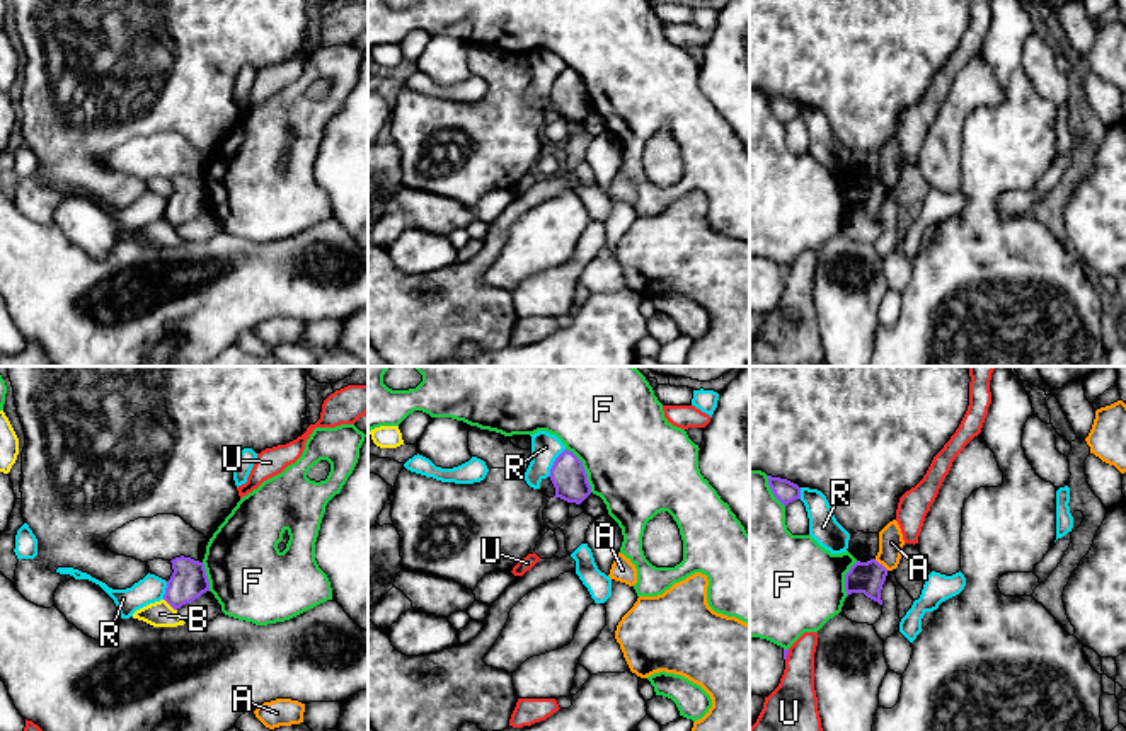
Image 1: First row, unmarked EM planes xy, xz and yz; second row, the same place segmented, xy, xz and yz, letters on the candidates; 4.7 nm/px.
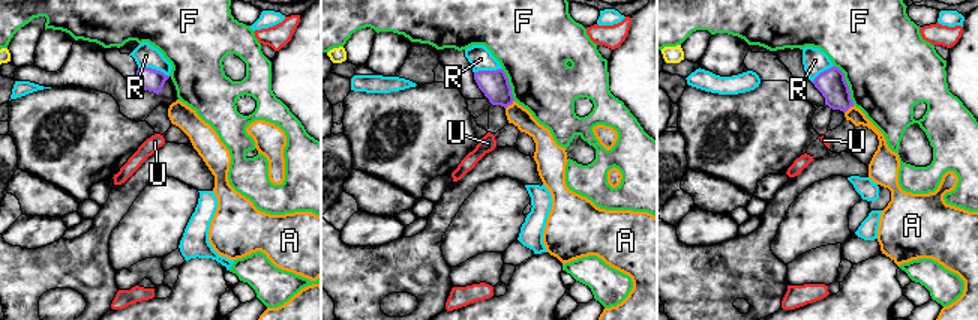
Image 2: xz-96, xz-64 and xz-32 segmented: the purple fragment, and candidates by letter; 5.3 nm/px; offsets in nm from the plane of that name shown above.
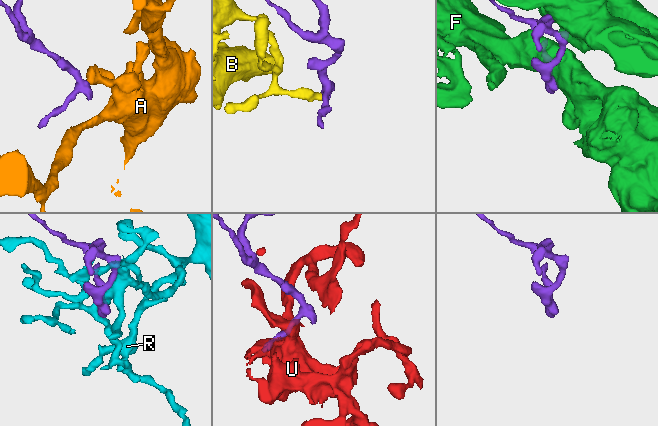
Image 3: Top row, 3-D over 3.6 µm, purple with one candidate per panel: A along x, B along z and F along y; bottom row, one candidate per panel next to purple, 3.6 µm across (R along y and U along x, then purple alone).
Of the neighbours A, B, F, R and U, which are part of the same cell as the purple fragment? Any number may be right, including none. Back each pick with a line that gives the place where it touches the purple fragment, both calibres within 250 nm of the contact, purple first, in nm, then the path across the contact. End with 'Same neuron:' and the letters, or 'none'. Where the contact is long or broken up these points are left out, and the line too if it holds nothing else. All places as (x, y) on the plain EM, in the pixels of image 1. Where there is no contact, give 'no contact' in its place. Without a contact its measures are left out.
Same neuron: none

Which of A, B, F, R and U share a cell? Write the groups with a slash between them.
A / B / F / R / U

